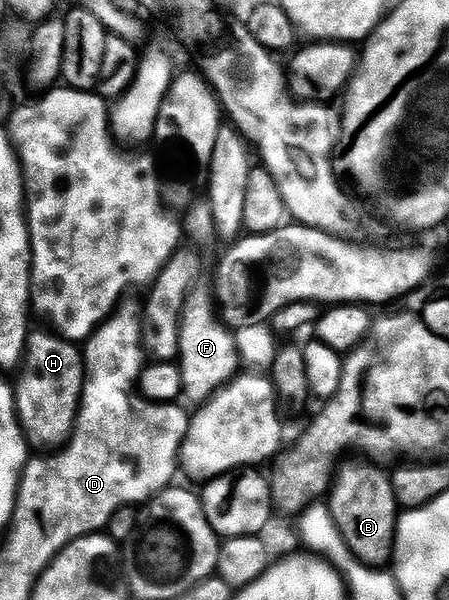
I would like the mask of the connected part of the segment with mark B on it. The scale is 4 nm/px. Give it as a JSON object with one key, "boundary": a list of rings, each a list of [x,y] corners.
{"boundary":[[[345,463],[338,466],[327,506],[343,541],[361,563],[380,568],[393,558],[393,546],[397,540],[399,504],[393,492],[393,480],[384,475],[373,463]]]}

